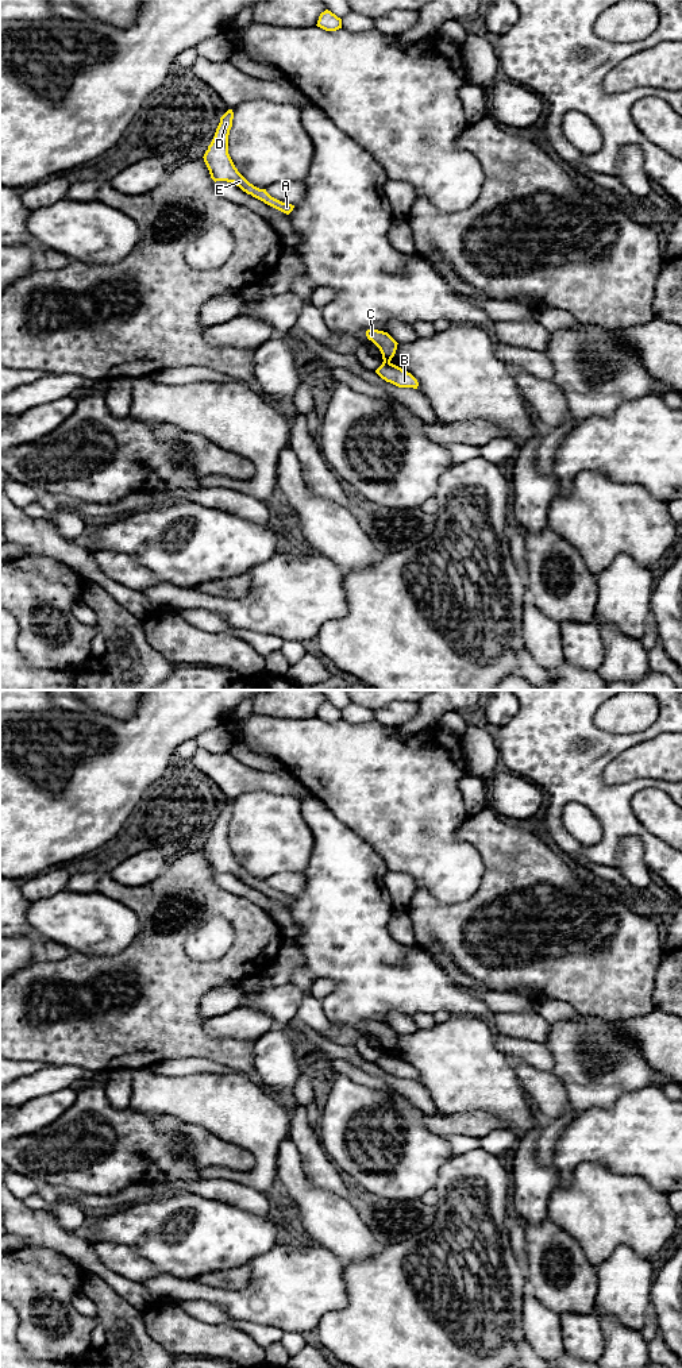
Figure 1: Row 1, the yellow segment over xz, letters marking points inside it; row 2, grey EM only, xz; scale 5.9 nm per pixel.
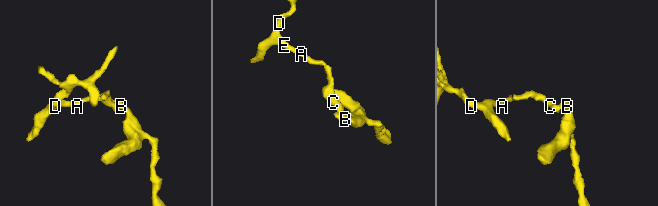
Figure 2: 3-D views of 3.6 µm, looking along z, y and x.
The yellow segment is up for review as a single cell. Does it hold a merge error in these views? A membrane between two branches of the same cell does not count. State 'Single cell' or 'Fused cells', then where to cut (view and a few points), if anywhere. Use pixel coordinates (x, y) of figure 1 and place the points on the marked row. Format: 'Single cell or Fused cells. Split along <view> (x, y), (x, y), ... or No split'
Fused cells. Split along xz (384, 359), (389, 362)

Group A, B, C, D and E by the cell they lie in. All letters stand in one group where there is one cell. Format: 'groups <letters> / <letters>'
groups A C D E / B

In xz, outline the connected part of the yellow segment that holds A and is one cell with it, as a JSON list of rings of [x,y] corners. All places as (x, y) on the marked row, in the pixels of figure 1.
[[[228,109],[216,128],[215,136],[204,154],[204,162],[209,170],[211,178],[216,181],[234,182],[247,194],[263,201],[265,204],[289,215],[294,205],[282,203],[271,197],[266,189],[259,189],[250,184],[235,167],[228,154],[228,135],[232,127],[234,112]]]

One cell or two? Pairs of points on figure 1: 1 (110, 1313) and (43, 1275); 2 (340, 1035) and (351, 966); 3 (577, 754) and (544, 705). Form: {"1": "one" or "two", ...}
{"1": "two", "2": "two", "3": "one"}

